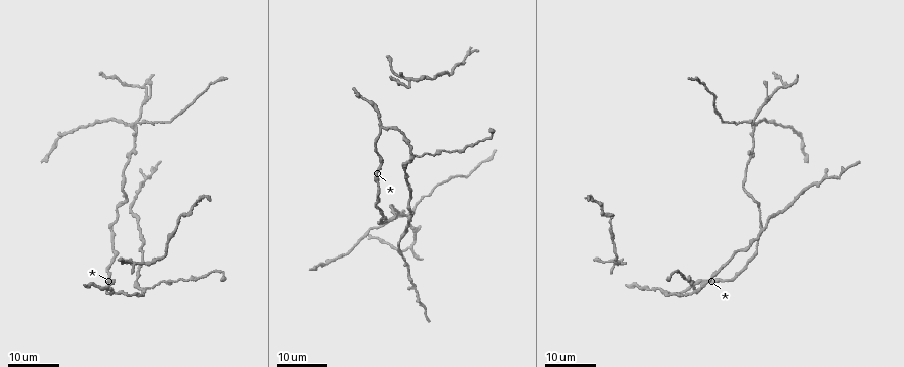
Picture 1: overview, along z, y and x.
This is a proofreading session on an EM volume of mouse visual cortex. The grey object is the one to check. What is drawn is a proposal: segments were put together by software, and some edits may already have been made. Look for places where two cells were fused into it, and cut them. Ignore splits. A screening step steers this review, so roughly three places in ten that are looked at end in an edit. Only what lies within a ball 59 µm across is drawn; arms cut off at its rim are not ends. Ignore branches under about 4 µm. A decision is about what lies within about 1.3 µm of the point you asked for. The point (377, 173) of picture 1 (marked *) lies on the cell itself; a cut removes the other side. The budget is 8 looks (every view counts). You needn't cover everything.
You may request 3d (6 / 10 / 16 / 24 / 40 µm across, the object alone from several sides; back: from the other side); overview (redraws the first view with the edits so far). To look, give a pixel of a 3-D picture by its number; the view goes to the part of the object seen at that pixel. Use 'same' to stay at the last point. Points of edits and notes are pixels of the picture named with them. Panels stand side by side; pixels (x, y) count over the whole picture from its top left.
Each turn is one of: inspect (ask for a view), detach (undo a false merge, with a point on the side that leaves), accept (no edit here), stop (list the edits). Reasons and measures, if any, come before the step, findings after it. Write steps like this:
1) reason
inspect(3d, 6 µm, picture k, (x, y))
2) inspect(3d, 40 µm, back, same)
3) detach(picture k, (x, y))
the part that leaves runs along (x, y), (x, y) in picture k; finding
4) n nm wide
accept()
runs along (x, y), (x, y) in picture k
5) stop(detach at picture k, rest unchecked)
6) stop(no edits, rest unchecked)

two arms in line, one across
inspect(3d, 24 µm, picture 1, (407, 79))

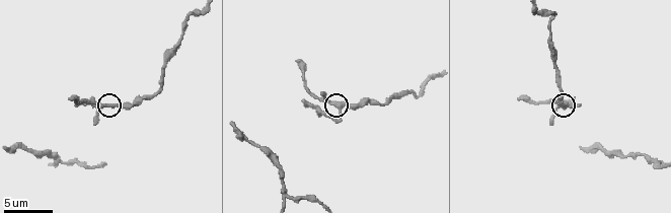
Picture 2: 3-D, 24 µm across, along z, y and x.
zoom in
inspect(3d, 10 µm, picture 2, (339, 103))

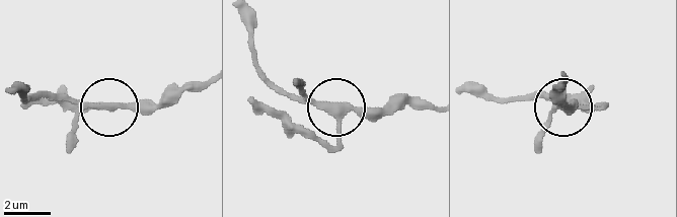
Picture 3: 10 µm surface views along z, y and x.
other side
inspect(3d, 10 µm, back, picture 3, (109, 108))

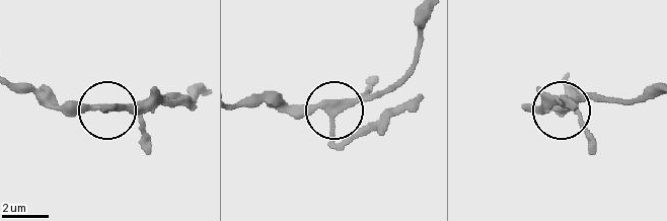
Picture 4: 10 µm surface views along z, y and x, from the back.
3 arms
accept()
one cell here

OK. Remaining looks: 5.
arms part here
inspect(3d, 10 µm, picture 2, (286, 196))

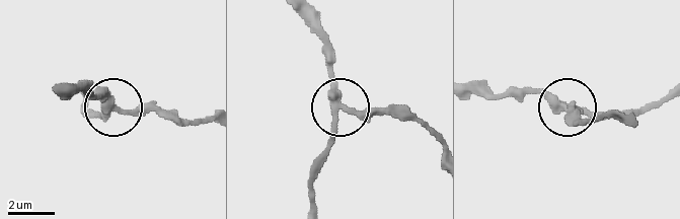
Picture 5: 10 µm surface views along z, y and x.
zoom in
inspect(3d, 6 µm, picture 5, (341, 105))

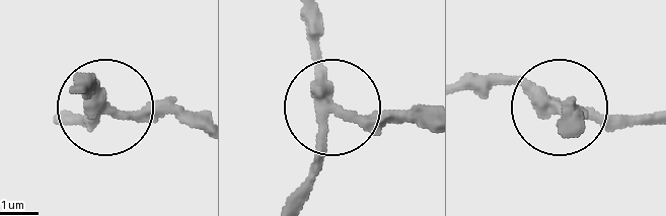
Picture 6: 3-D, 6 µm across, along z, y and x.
310 nm wide
accept()
one cell here

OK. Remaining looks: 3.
sudden change in width
inspect(3d, 16 µm, picture 2, (550, 18))

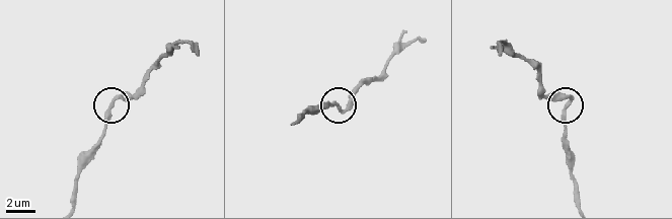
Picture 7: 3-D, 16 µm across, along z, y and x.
from behind
inspect(3d, 16 µm, back, picture 7, (566, 104))

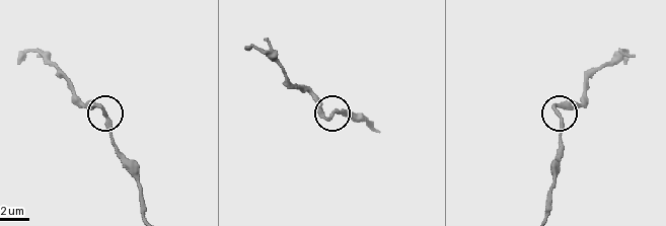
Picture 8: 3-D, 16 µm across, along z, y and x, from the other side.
accept()
one cell here

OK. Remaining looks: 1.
stop(no edits, rest unchecked)

